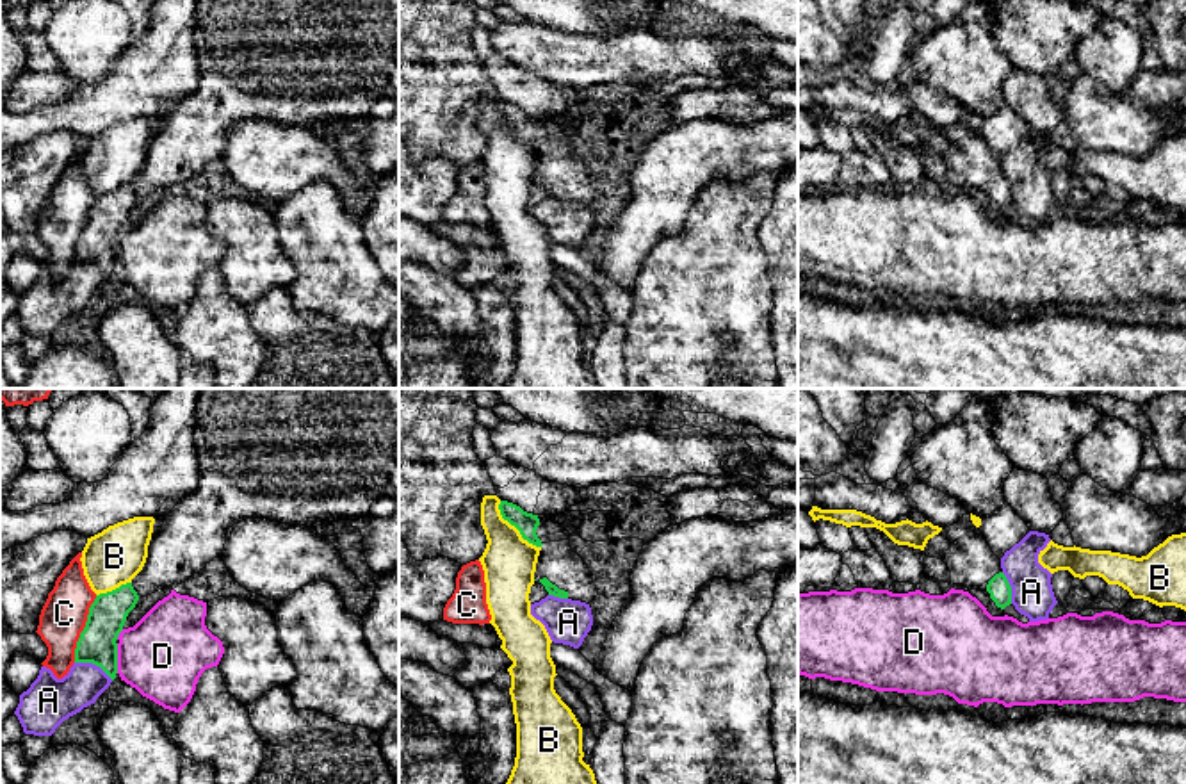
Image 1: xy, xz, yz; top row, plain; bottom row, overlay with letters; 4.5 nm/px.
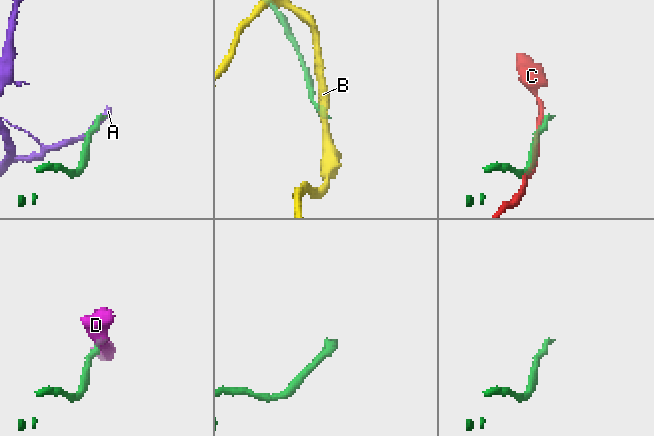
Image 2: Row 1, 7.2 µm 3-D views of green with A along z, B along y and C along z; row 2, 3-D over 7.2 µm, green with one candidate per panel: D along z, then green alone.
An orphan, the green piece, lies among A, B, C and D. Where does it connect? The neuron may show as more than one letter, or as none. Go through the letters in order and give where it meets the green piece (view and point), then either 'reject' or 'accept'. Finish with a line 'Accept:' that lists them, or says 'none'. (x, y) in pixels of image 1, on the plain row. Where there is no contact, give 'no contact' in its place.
A: xy (95, 264) | reject
B: xz (515, 127) | reject
C: xy (84, 230) | reject
D: xy (116, 259) | reject
Accept: none

